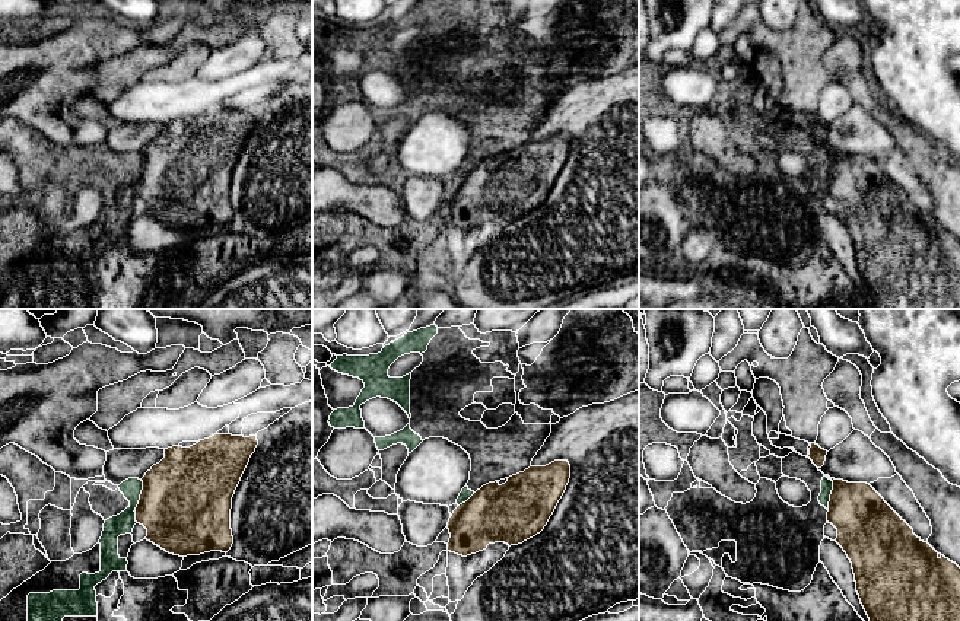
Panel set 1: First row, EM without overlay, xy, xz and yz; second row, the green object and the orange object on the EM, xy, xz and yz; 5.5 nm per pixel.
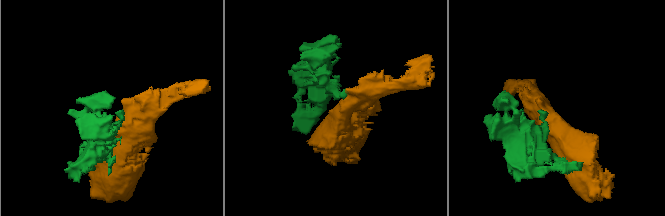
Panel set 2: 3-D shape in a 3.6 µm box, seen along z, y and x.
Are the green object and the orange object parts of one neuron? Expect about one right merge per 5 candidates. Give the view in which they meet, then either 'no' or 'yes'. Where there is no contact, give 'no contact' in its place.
xy | no

